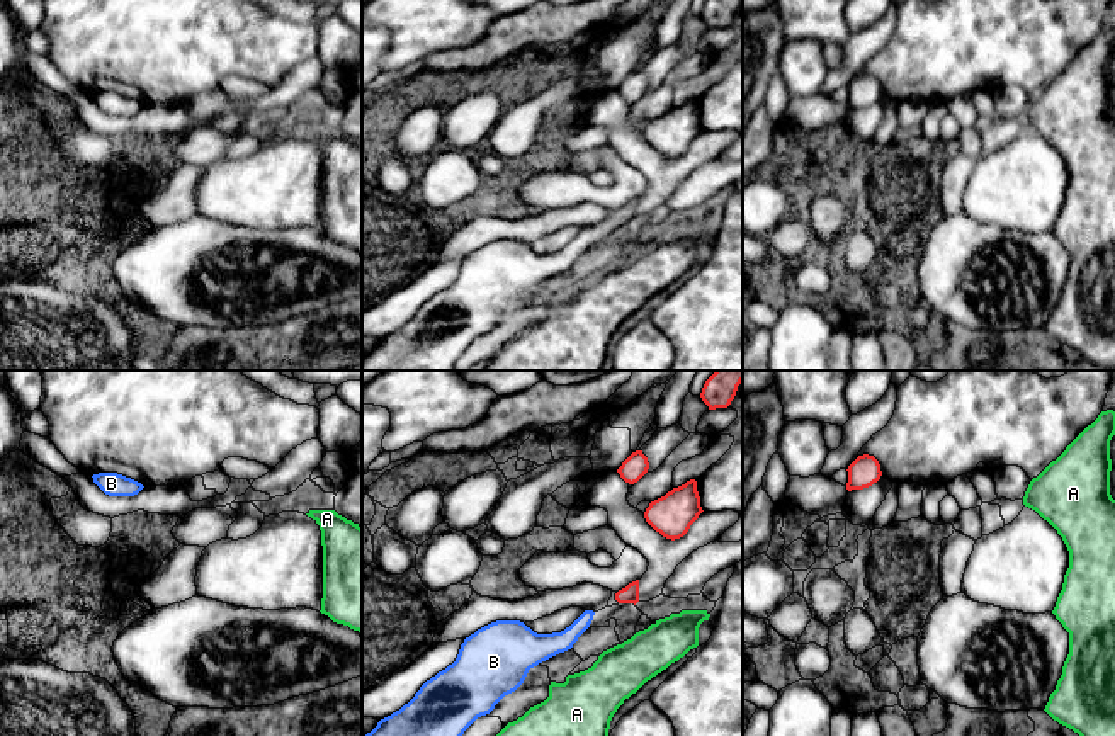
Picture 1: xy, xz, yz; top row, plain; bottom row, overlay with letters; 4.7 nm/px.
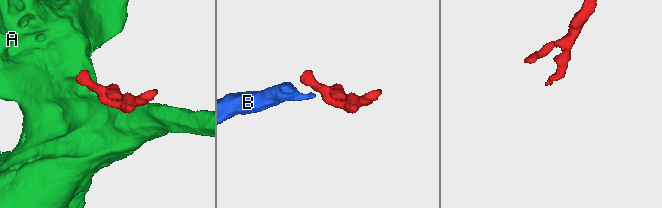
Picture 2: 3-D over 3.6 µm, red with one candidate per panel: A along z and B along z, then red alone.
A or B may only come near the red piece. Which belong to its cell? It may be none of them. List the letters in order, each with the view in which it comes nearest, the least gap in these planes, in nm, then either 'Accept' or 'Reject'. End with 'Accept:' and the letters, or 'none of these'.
A: Closest in xz. Distance 120 nm. Reject
B: Closest in xz. Distance 120 nm. Accept
Accept: B

